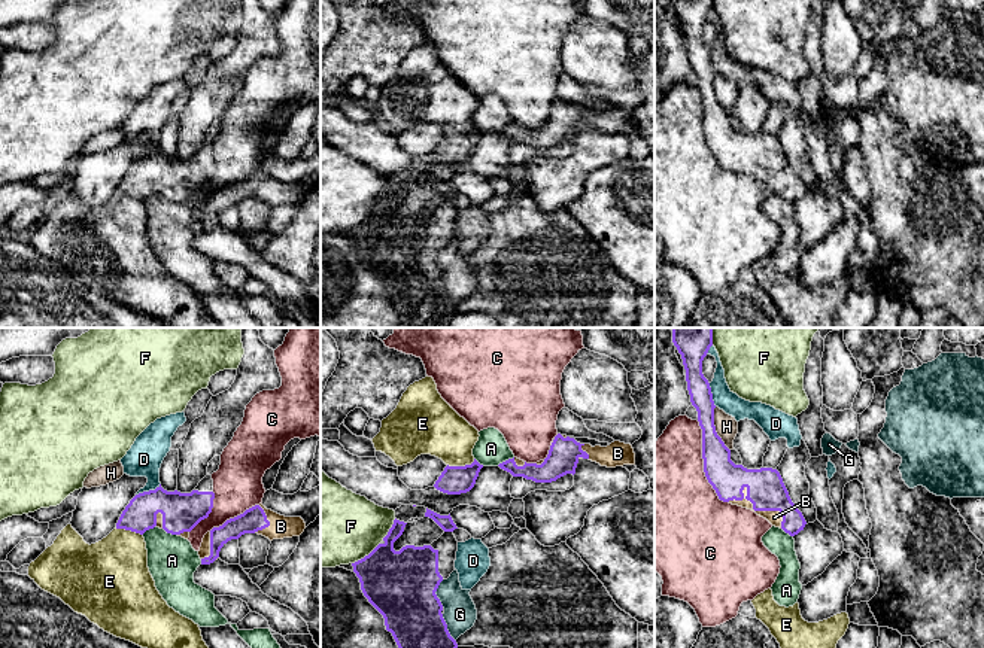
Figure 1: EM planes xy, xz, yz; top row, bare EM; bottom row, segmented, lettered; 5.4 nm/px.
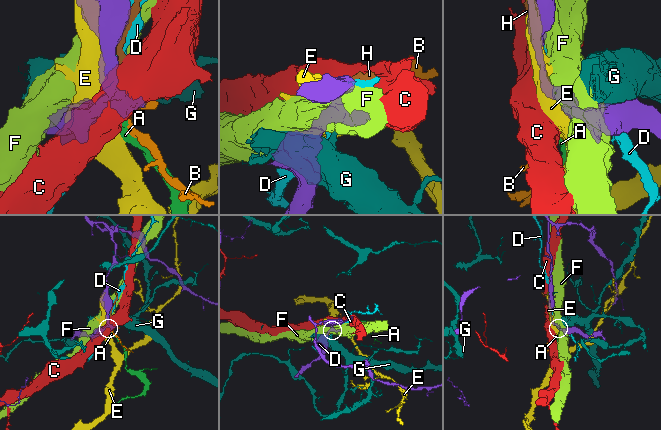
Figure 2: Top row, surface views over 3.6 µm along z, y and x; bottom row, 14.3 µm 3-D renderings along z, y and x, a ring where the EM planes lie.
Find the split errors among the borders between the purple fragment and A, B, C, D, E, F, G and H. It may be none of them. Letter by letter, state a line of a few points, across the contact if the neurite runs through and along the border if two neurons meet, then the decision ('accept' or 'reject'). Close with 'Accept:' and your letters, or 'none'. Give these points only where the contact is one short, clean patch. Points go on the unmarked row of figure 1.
A: line xz (513, 122), (497, 131); reject
B: accept
C: reject
D: reject
E: reject
F: reject
G: reject
H: reject
Accept: B

